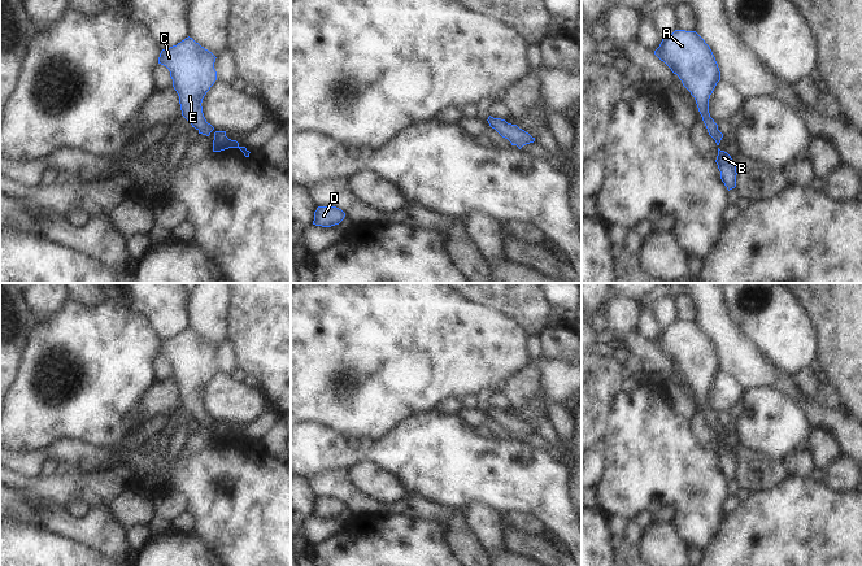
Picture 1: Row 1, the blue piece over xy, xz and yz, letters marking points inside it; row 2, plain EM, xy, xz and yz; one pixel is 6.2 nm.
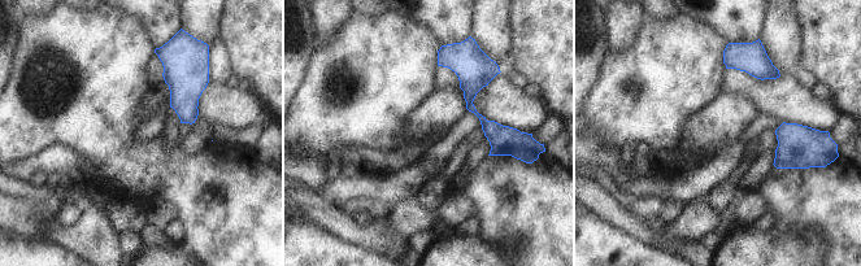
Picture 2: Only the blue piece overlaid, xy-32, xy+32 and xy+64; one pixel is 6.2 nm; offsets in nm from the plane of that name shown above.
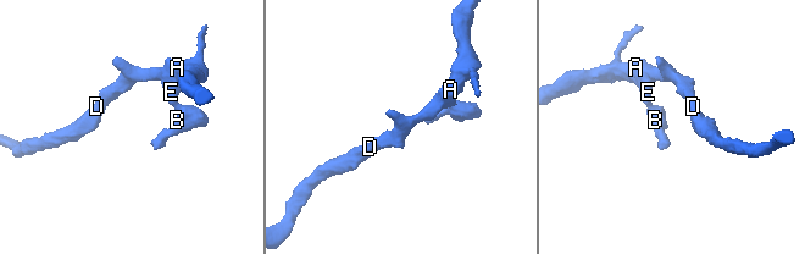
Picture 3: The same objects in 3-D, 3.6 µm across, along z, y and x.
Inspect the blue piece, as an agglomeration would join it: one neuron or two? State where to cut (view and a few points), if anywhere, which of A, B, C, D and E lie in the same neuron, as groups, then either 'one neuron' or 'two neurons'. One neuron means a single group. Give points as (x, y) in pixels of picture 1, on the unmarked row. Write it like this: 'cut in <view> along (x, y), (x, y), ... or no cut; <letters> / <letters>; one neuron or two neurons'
no cut; A B C D E; one neuron

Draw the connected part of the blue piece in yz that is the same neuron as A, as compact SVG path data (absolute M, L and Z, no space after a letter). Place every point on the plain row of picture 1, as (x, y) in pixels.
M675 321L662 330L654 345L663 352L695 388L709 426L719 436L723 424L710 408L709 389L720 362L710 338L696 322Z

